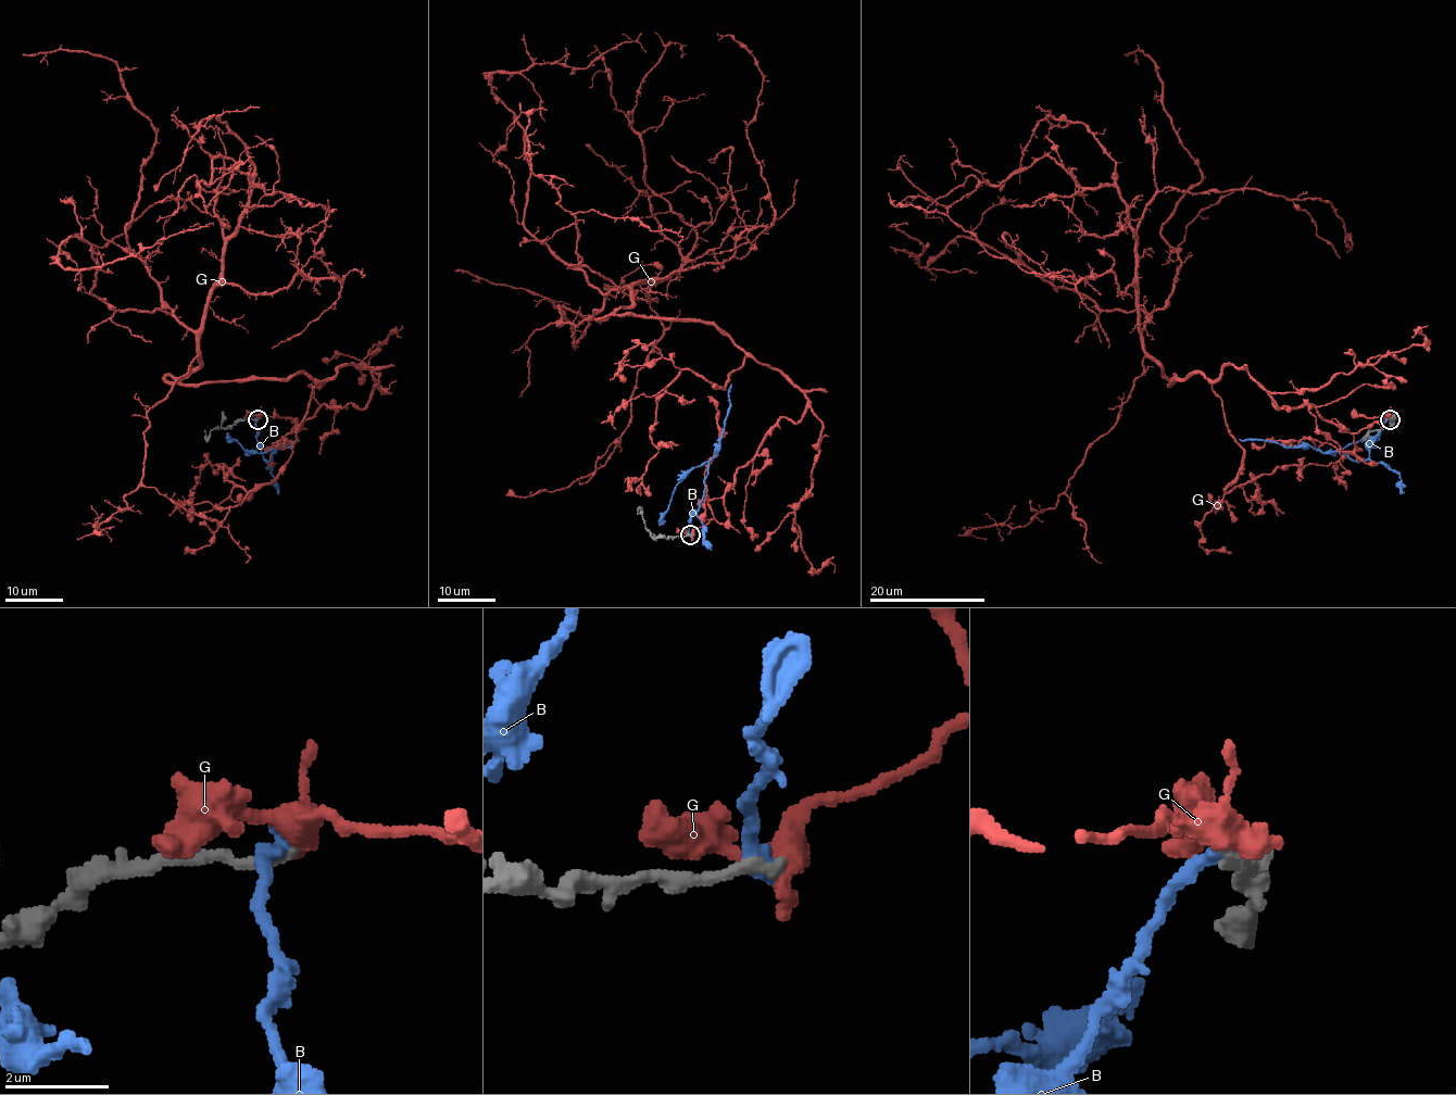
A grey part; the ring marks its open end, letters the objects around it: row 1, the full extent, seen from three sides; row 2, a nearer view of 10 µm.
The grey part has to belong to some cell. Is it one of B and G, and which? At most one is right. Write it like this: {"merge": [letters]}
{"merge": []}

